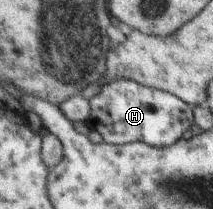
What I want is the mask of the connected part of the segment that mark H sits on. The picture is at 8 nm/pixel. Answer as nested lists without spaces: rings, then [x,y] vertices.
[[[134,79],[109,80],[101,92],[89,100],[91,114],[86,121],[89,129],[99,132],[105,143],[144,144],[167,148],[182,139],[194,124],[193,108],[166,91],[157,90],[135,82]]]

